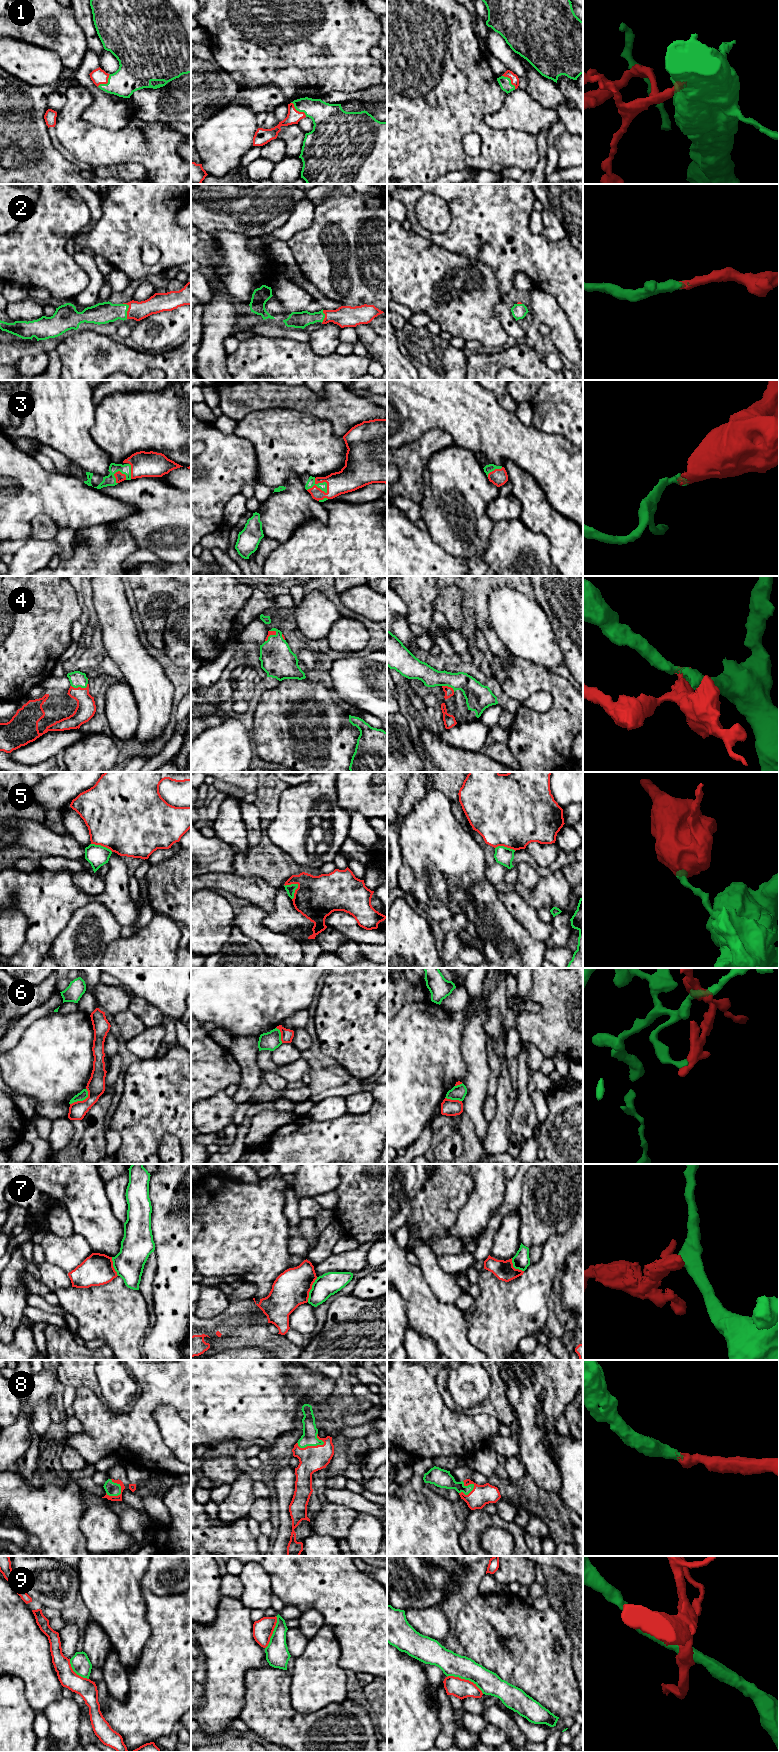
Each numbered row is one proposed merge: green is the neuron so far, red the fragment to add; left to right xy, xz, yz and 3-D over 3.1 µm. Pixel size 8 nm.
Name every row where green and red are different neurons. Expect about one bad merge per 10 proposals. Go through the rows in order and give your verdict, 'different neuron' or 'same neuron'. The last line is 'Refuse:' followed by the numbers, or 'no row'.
1: same neuron
2: same neuron
3: same neuron
4: same neuron
5: different neuron
6: different neuron
7: different neuron
8: same neuron
9: different neuron
Refuse: 5, 6, 7, 9

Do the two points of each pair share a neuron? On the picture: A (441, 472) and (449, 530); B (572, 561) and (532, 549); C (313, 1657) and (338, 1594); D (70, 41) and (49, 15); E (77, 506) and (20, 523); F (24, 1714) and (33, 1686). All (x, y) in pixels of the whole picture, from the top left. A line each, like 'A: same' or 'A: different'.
A: same
B: different
C: different
D: same
E: same
F: different

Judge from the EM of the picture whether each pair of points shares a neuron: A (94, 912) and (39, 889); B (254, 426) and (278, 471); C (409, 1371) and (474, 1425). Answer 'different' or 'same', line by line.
A: different
B: same
C: same

